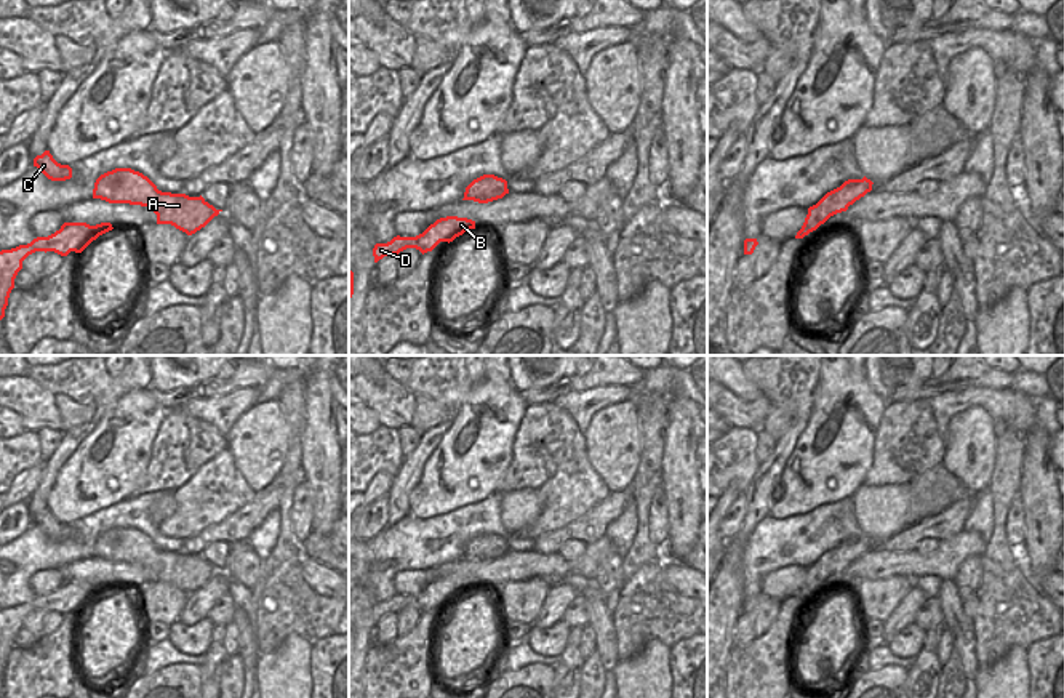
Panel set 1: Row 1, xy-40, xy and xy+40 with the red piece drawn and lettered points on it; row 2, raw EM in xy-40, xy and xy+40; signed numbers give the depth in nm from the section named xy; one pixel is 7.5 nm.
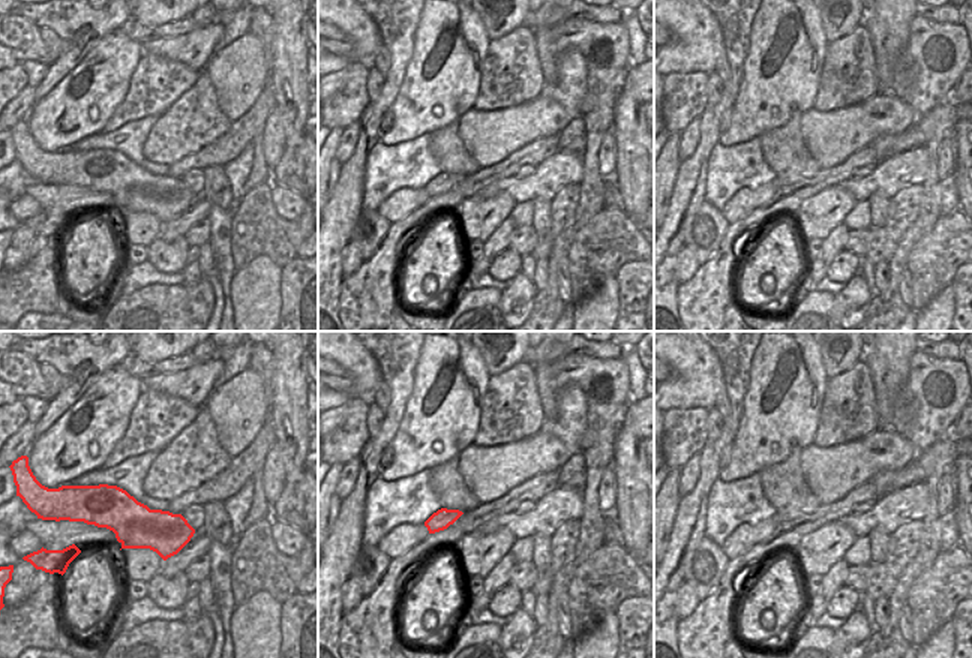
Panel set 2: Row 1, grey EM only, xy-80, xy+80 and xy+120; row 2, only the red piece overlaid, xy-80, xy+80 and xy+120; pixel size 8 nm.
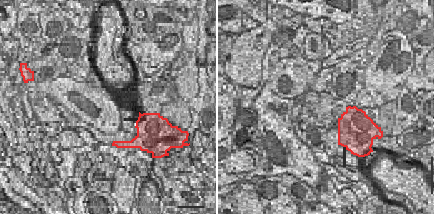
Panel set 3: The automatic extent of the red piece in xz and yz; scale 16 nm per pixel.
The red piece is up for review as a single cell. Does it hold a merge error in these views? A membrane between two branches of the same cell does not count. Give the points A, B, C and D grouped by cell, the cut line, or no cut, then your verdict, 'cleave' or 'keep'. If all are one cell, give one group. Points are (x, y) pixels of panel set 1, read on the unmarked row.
A C / B D | xy (477, 559), (488, 559) | cleave

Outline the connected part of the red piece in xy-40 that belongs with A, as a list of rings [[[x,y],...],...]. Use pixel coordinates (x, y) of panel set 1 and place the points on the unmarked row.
[[[115,527],[101,533],[94,541],[93,557],[147,565],[157,573],[157,583],[171,583],[187,594],[205,586],[222,570],[202,554],[162,551],[147,535],[131,527]]]

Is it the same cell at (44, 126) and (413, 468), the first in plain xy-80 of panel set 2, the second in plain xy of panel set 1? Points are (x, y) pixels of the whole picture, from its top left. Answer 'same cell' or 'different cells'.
different cells

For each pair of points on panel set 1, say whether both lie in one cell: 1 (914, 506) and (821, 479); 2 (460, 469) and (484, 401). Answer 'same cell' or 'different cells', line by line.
1: different cells
2: same cell

